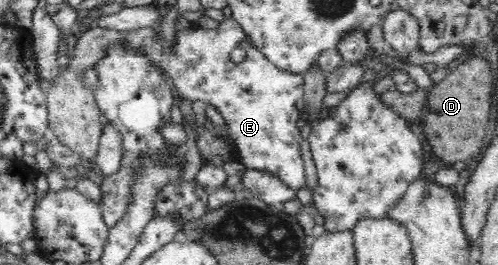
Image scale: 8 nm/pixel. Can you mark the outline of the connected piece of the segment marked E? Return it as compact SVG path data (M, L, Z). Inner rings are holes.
M225 19L215 29L202 29L197 23L190 23L189 26L182 26L176 30L172 41L168 41L158 26L152 39L145 40L140 50L143 56L160 72L166 73L179 97L186 99L189 103L202 101L205 107L214 107L220 111L227 126L228 140L237 145L239 160L246 169L266 170L276 174L290 188L298 191L306 183L304 174L304 161L300 156L300 142L302 134L307 131L300 131L298 118L300 111L304 111L304 80L302 75L295 75L280 69L274 62L266 58L262 50L252 45L244 28L236 19ZM236 47L242 47L246 51L246 58L242 63L234 63L230 53Z

